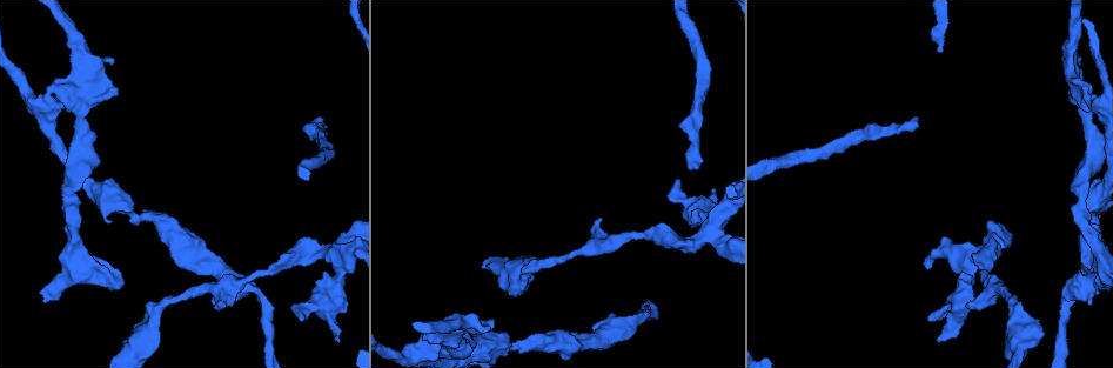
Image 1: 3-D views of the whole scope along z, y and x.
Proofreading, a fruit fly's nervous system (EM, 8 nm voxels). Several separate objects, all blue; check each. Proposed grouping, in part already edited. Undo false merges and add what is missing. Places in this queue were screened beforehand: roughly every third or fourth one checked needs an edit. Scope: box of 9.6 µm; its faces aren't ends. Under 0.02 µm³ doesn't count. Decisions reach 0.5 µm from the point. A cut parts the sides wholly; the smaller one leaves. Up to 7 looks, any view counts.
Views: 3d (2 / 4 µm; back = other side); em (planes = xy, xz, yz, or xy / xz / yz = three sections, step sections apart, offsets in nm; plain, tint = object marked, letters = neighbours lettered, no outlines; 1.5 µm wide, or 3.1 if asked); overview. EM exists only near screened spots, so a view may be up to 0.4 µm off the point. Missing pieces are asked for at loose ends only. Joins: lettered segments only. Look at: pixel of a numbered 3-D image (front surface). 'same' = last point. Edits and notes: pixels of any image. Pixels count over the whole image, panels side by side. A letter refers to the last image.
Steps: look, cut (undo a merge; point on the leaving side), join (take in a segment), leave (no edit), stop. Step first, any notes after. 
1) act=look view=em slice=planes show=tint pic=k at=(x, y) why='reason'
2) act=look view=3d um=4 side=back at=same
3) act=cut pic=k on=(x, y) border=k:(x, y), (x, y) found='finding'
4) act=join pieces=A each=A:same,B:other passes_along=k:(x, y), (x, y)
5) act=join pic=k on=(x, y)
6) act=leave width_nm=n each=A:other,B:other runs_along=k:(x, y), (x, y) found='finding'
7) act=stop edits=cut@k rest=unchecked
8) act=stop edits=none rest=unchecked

act=look view=em slice=xz step=4 show=tint pic=1 at=(224, 306) why='thick end'

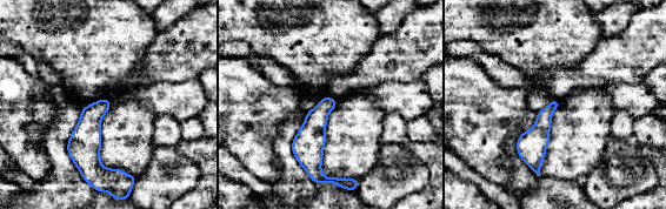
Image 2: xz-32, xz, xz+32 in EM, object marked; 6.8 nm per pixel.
act=look view=em slice=planes show=letters at=same

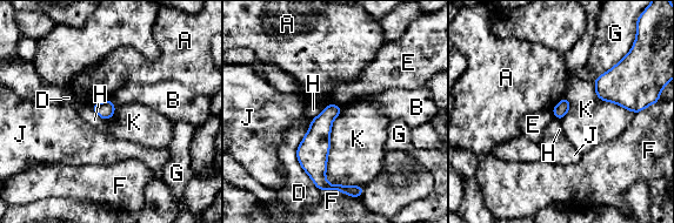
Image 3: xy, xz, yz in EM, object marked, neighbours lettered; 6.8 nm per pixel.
act=leave each=A:other,B:other,D:other,E:other,F:other,G:other,H:other,J:other,K:other border=3:(341, 107), (326, 180), (362, 187) found='no lettered segment goes on from it'

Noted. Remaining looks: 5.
act=look view=em slice=xz step=8 show=tint pic=1 at=(301, 318) why='branch stops here'

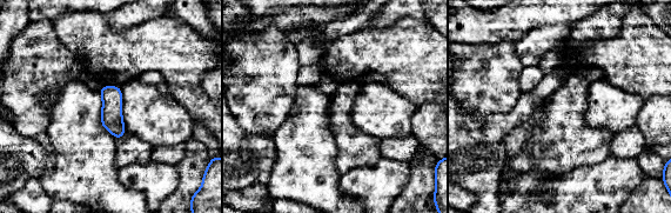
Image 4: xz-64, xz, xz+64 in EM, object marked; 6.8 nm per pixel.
act=look view=em slice=xz step=8 show=letters at=same

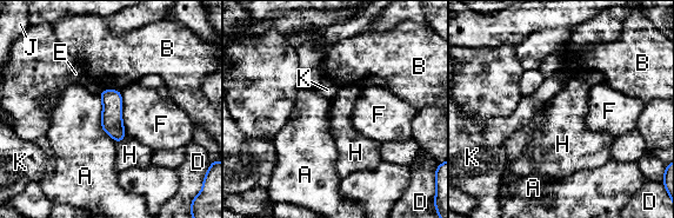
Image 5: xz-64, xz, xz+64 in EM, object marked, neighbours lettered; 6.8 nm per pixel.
act=leave longest_contact=A:320nm each=A:other,B:other,D:other,E:other,F:other,H:other,J:other,K:other border=5:(126, 133), (121, 141), (114, 140) found='none of them fits'

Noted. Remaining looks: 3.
act=look view=3d um=4 side=back pic=1 at=(320, 118) why='end of a long branch'

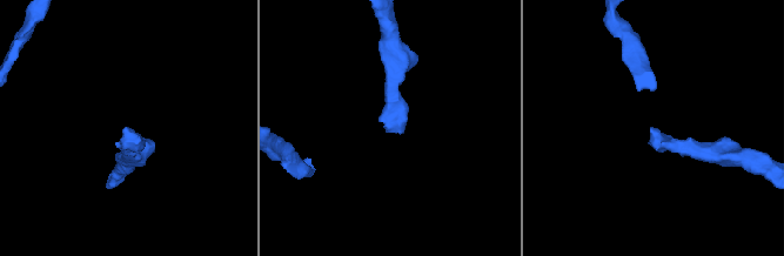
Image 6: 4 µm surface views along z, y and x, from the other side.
act=look view=em slice=xz step=8 show=tint pic=6 at=(650, 129)

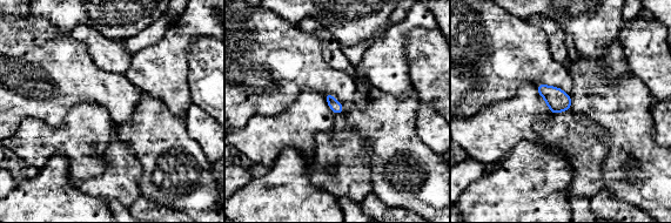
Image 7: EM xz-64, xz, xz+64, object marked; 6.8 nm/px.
act=look view=em slice=planes show=letters at=same why='cut it another way'

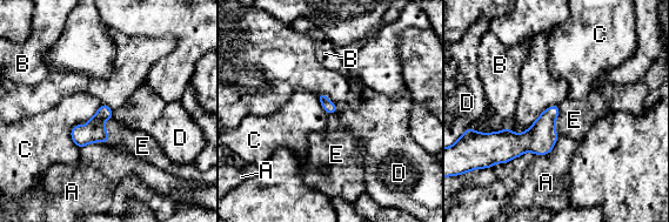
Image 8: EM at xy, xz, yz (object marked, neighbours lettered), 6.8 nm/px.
act=join pic=8 on=(574, 120) each=A:other,B:other,C:other,D:other,E:same found='the neuron continues'

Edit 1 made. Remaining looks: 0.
act=stop edits=join@8 rest=unchecked

